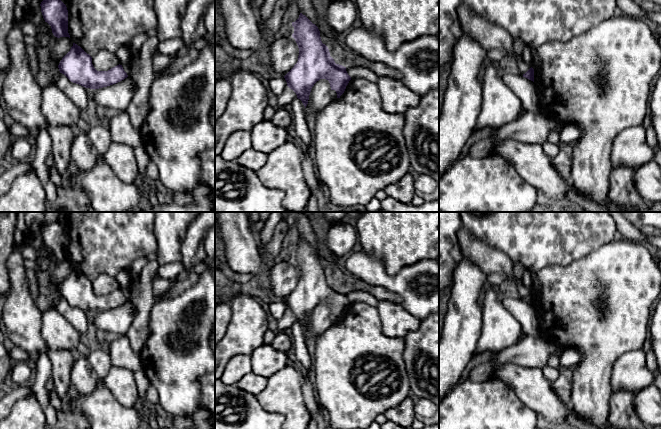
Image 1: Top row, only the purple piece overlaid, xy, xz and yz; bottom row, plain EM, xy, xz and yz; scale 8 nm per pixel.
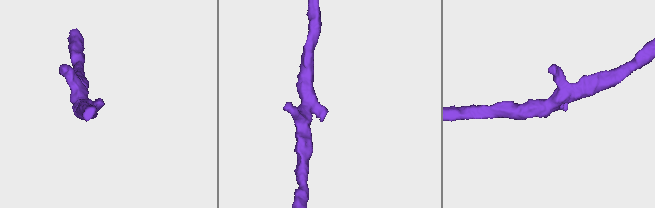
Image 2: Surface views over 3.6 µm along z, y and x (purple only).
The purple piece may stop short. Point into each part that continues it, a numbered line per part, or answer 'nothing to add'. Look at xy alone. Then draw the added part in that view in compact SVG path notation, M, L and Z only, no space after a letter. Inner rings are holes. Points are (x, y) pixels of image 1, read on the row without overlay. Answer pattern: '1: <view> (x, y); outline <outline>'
nothing to add

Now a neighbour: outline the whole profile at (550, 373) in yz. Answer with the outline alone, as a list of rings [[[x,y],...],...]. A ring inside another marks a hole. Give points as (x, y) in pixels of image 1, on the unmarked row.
[[[546,365],[542,369],[542,372],[543,372],[545,378],[547,380],[549,380],[550,382],[554,381],[558,377],[560,371],[561,371],[561,369],[554,368],[554,367],[551,367],[551,366],[548,366],[548,365]]]

